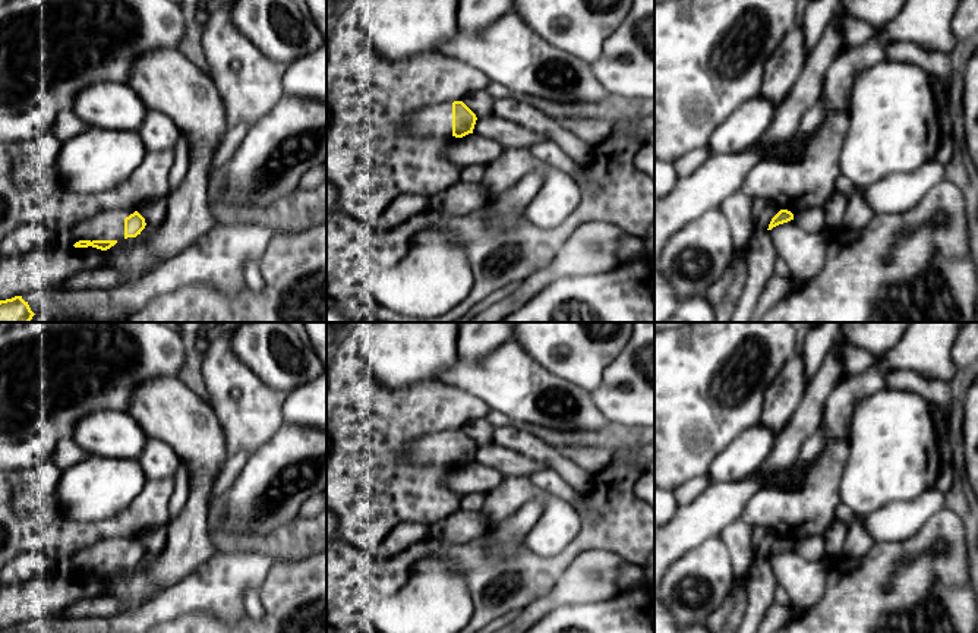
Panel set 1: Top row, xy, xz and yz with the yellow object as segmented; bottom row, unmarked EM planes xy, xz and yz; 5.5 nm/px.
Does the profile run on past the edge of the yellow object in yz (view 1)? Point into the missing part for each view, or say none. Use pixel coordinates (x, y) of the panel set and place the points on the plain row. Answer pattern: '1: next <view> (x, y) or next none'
1: next none

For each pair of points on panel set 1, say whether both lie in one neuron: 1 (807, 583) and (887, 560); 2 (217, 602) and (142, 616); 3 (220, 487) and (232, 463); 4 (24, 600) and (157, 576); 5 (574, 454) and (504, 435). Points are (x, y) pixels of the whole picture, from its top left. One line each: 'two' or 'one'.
1: two
2: one
3: one
4: two
5: two

